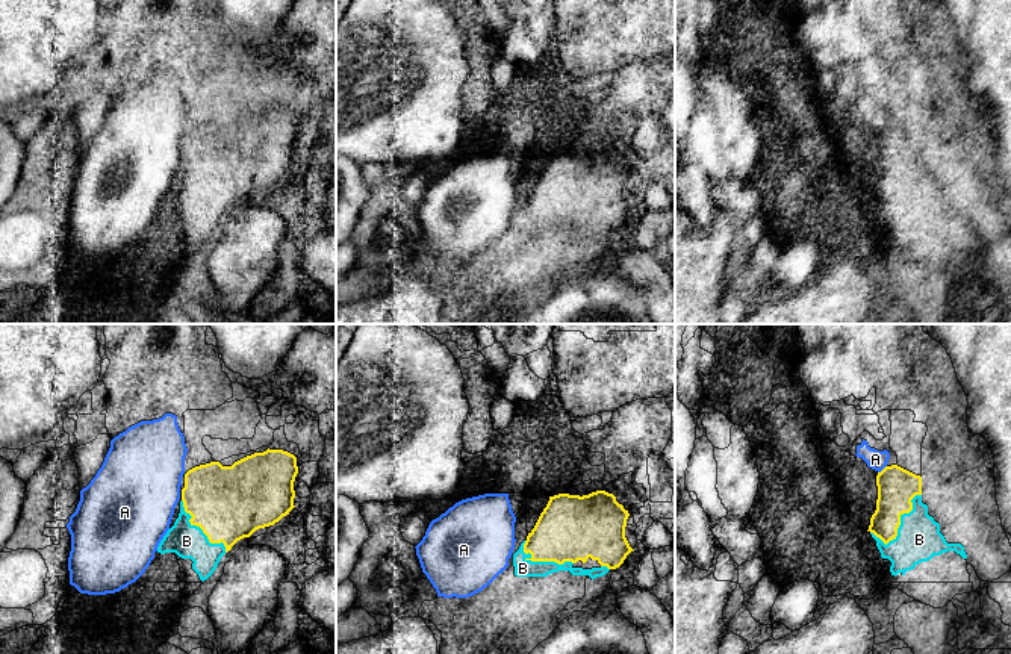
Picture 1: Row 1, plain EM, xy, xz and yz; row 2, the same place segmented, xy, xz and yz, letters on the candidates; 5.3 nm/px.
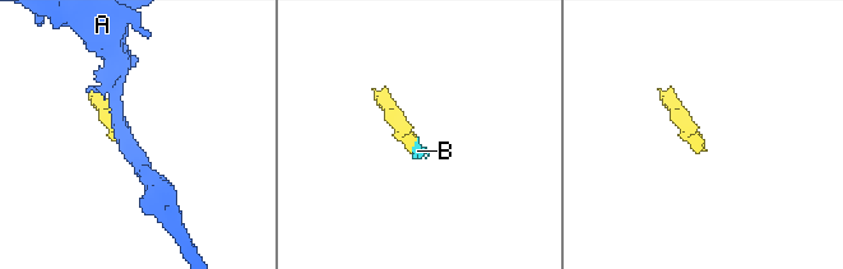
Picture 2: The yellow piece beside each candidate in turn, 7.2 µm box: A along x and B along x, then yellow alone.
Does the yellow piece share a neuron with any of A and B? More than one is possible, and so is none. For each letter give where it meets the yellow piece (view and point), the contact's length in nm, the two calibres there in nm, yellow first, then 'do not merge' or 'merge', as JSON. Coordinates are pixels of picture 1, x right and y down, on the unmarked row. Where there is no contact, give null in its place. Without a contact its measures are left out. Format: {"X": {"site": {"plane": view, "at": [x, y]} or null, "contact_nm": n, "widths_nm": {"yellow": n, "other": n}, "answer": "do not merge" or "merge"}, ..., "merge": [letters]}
{"A": {"site": {"plane": "yz", "at": [883, 130]}, "contact_nm": 60, "widths_nm": {"yellow": 200, "other": 100}, "answer": "do not merge"}, "B": {"site": {"plane": "yz", "at": [899, 185]}, "contact_nm": 340, "widths_nm": {"yellow": 200, "other": 240}, "answer": "merge"}, "merge": ["B"]}

